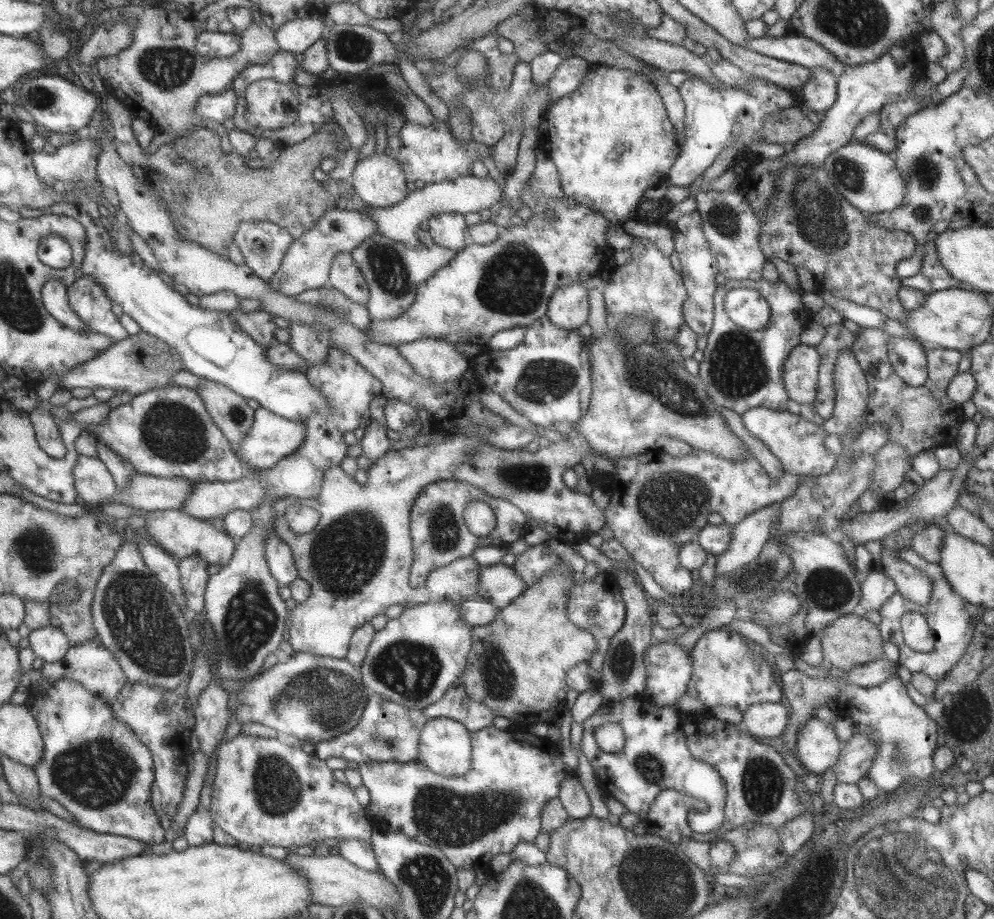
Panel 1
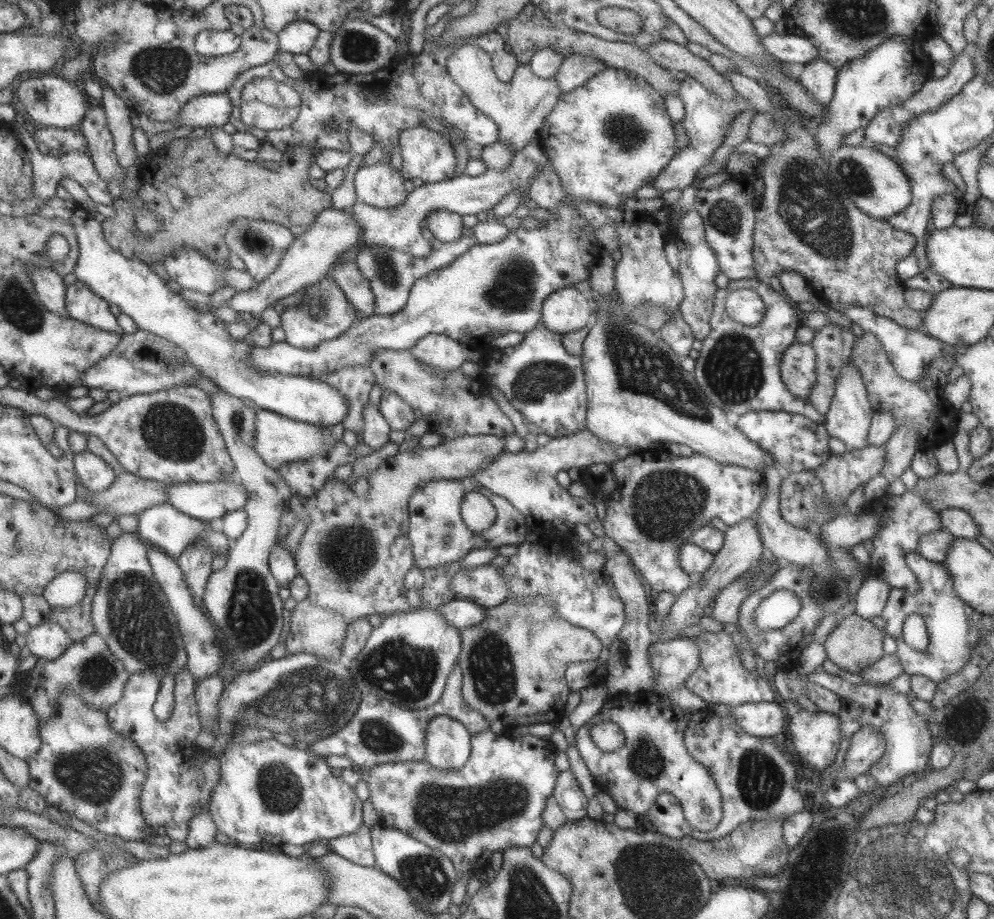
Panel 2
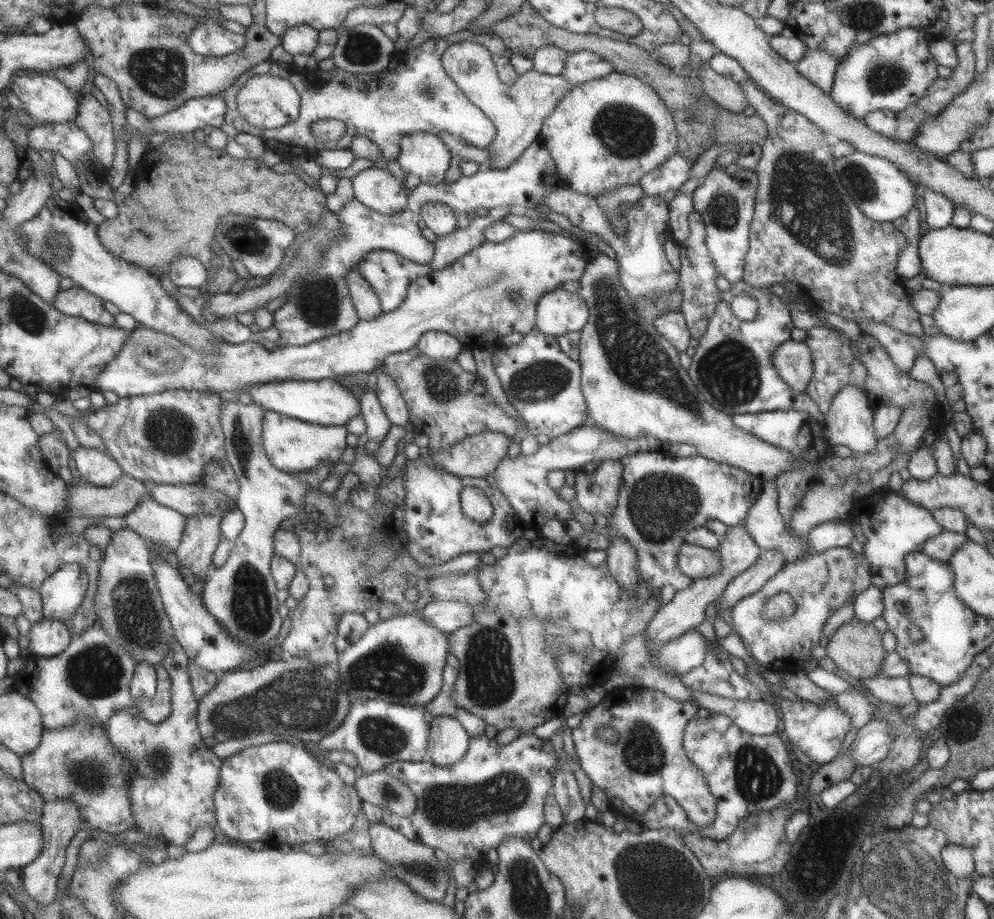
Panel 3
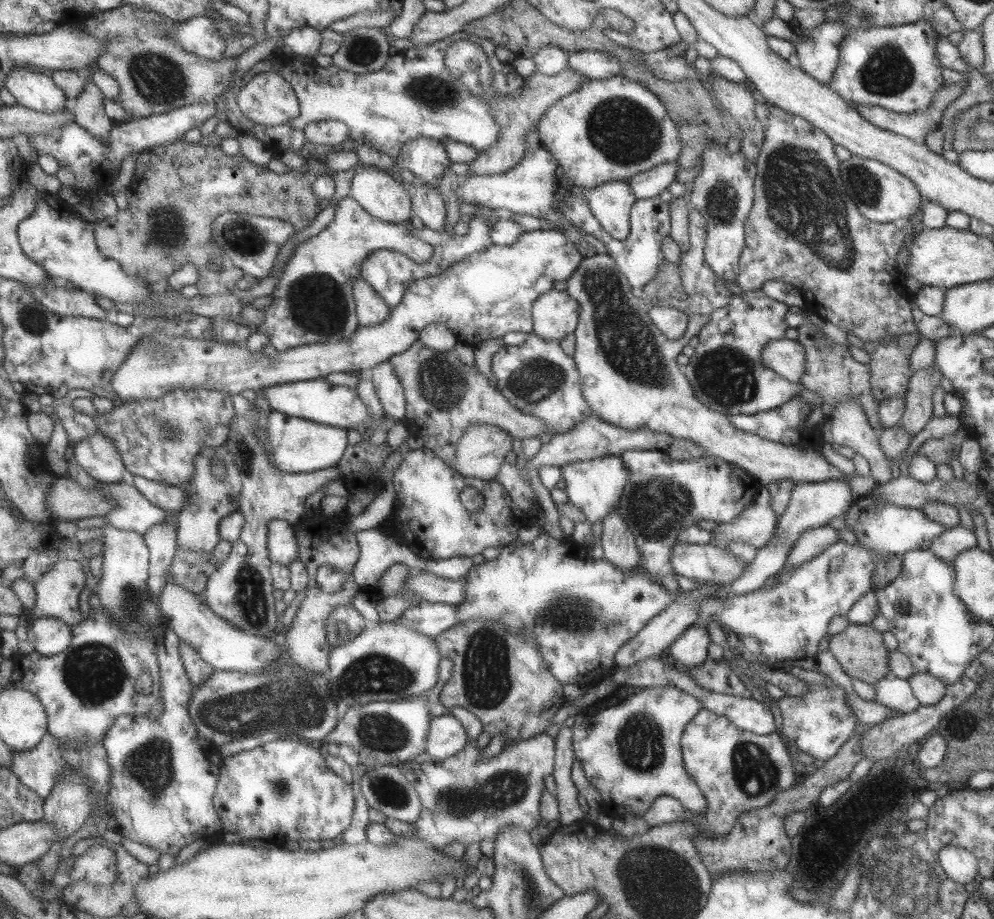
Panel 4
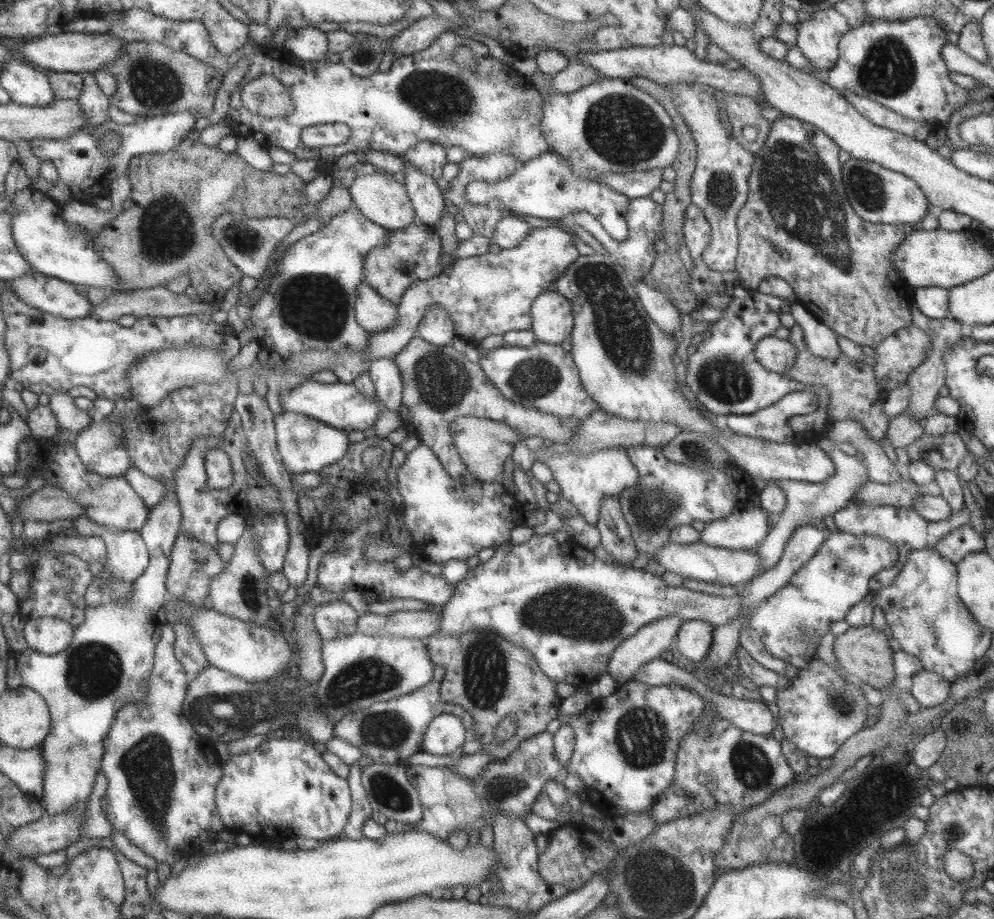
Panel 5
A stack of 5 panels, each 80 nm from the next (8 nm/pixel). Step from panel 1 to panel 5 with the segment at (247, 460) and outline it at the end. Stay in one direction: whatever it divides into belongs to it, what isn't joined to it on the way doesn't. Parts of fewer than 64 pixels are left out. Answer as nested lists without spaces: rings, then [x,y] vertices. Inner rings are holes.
[[[285,411],[275,414],[273,422],[277,452],[284,467],[292,474],[318,472],[320,468],[337,462],[350,444],[345,431],[327,426],[310,416]]]

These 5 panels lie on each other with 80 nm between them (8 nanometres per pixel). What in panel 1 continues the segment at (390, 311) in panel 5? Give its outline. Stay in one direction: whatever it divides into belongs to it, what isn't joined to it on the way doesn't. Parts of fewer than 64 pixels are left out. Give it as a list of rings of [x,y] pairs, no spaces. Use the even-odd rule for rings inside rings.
[[[350,252],[335,254],[328,268],[328,284],[343,296],[361,305],[367,305],[369,292],[361,271],[353,263]]]

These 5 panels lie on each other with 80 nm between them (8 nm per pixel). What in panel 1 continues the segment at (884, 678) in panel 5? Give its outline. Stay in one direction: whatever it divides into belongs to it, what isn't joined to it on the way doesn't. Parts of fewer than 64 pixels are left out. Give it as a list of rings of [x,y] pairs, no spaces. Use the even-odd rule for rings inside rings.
[[[855,612],[831,622],[822,630],[820,641],[825,661],[844,672],[883,656],[881,648],[883,640],[878,626]]]

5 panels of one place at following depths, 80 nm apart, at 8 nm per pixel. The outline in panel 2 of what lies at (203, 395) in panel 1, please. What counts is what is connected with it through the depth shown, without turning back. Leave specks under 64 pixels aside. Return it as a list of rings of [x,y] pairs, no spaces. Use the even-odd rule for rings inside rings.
[[[223,390],[209,395],[211,402],[211,412],[214,421],[218,426],[219,434],[221,434],[225,450],[230,456],[236,478],[240,479],[242,488],[246,492],[246,503],[242,506],[245,511],[247,520],[243,534],[231,543],[226,554],[226,561],[223,568],[219,571],[212,571],[206,582],[204,593],[202,594],[201,606],[205,608],[209,620],[221,630],[223,638],[225,638],[225,646],[231,656],[231,666],[234,674],[241,671],[248,671],[267,659],[269,650],[280,640],[281,628],[281,610],[283,609],[283,601],[277,595],[278,584],[272,577],[268,567],[268,556],[277,541],[277,531],[282,510],[288,506],[290,498],[294,496],[291,489],[288,489],[286,482],[280,477],[276,469],[268,467],[267,464],[260,459],[260,456],[254,449],[254,438],[256,431],[256,412],[253,408],[249,408],[243,404],[242,400],[237,399]]]

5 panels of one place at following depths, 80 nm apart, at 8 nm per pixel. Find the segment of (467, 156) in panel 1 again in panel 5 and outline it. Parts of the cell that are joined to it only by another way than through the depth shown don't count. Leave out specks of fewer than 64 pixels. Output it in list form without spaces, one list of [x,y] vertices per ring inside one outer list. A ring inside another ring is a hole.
[[[423,140],[408,148],[402,158],[428,174],[441,188],[447,183],[442,179],[442,166],[446,163],[446,149],[440,144]]]

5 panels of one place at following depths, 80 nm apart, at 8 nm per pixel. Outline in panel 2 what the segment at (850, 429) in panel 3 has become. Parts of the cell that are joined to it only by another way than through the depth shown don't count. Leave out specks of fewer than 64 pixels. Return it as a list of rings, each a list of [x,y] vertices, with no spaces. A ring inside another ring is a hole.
[[[850,361],[841,369],[839,378],[836,380],[834,394],[829,410],[824,414],[822,425],[826,428],[829,437],[840,440],[850,450],[866,447],[872,417],[871,408],[862,375],[859,369],[855,368],[853,361]]]

